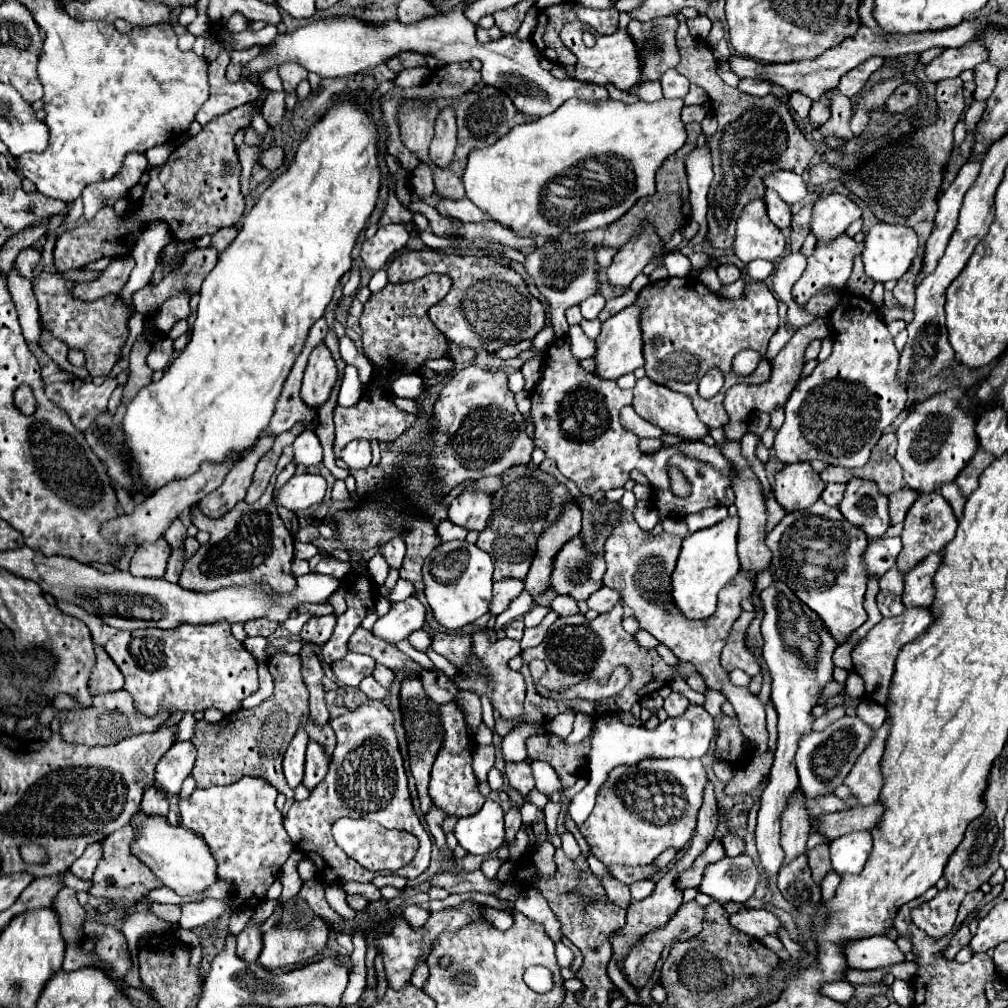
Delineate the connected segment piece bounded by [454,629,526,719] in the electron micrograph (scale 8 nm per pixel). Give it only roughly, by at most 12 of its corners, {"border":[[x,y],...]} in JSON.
{"border":[[472,633],[454,683],[518,719],[524,677],[508,667],[520,643]]}

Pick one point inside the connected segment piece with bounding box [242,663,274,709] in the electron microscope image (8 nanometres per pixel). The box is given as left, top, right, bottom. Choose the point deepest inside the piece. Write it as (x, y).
(265, 691)

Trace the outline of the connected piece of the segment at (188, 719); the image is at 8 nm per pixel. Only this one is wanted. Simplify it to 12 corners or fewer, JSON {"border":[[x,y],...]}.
{"border":[[184,713],[176,725],[176,741],[186,741],[194,735],[196,719]]}

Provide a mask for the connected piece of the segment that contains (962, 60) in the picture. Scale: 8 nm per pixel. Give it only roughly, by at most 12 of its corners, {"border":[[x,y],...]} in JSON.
{"border":[[978,41],[946,49],[926,67],[938,83],[988,61]]}

